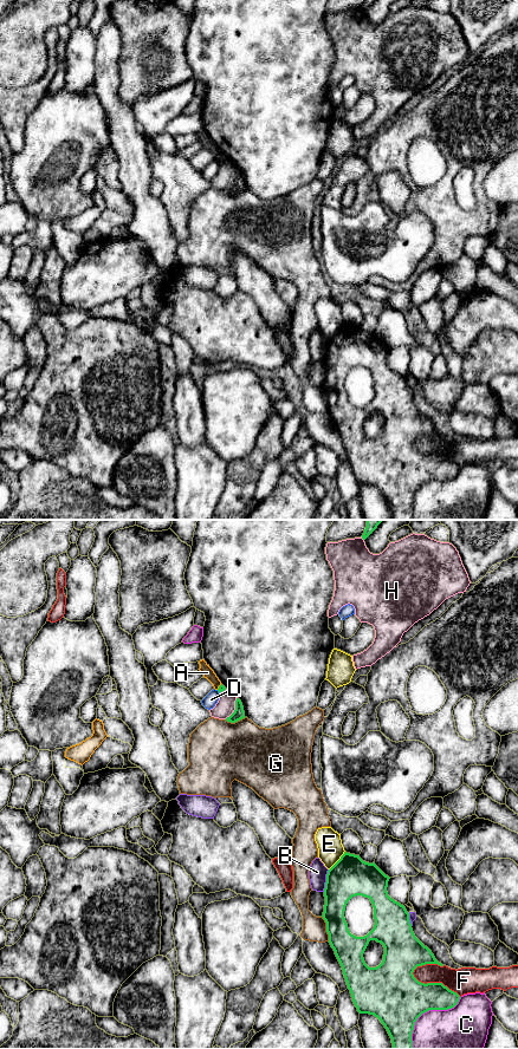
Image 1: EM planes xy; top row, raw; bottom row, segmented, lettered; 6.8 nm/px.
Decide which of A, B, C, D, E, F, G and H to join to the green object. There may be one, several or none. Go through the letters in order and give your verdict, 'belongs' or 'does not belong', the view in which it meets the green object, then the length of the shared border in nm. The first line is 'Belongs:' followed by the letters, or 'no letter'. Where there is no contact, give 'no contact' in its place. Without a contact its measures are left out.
Belongs: no letter
A: does not belong | xy | 50 nm
B: does not belong | xy | 160 nm
C: does not belong | xy | 480 nm
D: does not belong | xy | 40 nm
E: does not belong | xy | 170 nm
F: does not belong | xy | 380 nm
G: does not belong | xy | 180 nm
H: does not belong | xy | 170 nm

